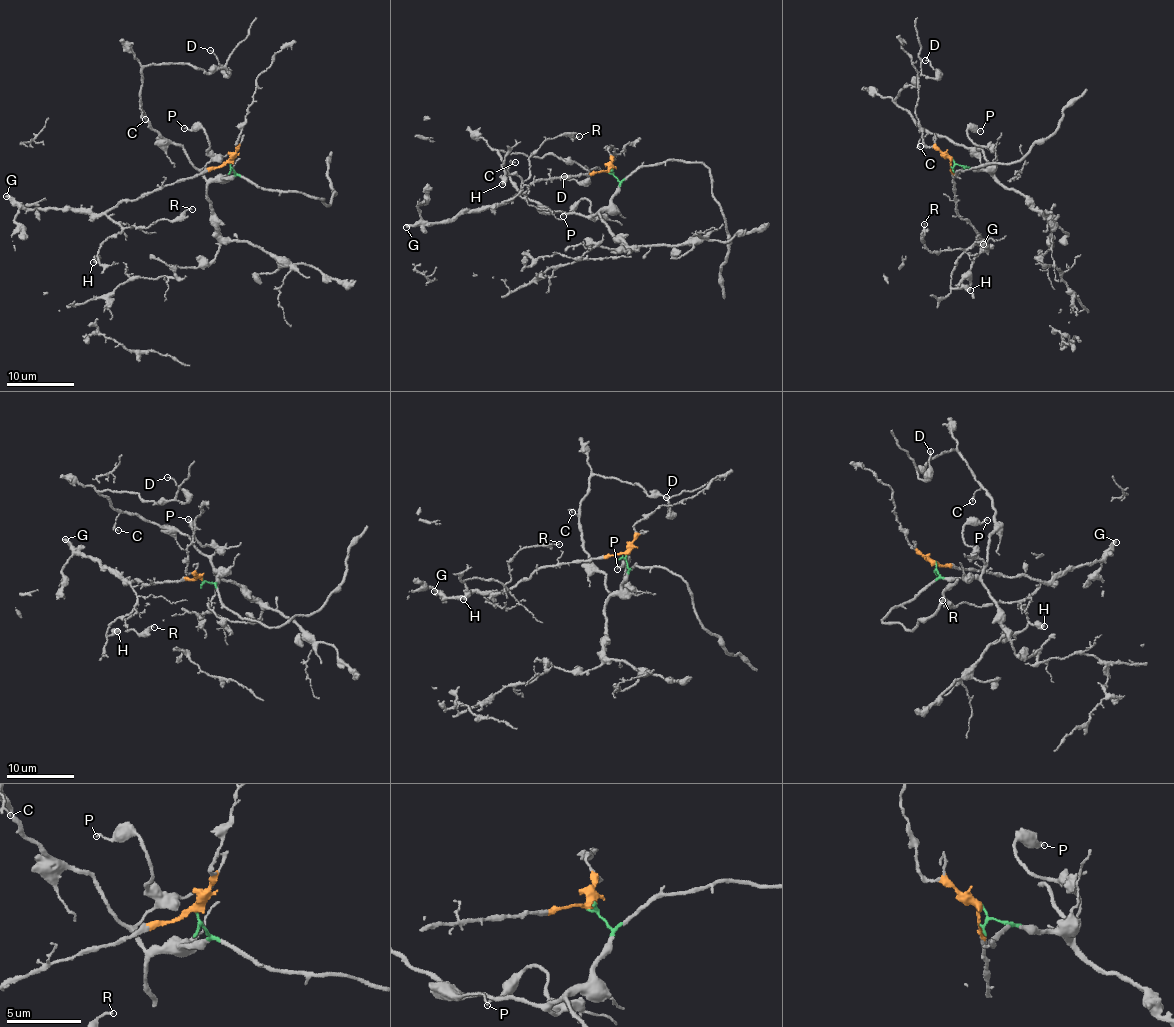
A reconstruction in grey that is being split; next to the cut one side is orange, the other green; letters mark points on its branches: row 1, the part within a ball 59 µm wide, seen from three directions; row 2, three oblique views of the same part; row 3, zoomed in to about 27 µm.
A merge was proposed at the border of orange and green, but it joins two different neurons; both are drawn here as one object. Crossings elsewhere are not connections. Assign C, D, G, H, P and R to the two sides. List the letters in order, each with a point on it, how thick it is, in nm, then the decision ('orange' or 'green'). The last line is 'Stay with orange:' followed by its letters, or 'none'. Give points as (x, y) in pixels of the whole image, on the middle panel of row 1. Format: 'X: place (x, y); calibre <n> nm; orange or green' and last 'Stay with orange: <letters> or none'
C: place (515, 162); calibre 140 nm; green
D: place (564, 176); calibre 110 nm; green
G: place (406, 227); calibre 300 nm; orange
H: place (502, 184); calibre 500 nm; orange
P: place (563, 216); calibre 120 nm; green
R: place (579, 136); calibre 150 nm; orange
Stay with orange: G, H, R

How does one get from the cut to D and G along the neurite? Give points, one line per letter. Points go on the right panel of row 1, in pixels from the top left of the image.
D: (951, 158), (993, 171), (979, 149), (926, 131), (897, 103), (906, 84), (934, 78), (924, 60)
G: (951, 158), (957, 211), (969, 222), (977, 236), (977, 244), (984, 243), (984, 251), (983, 243)

